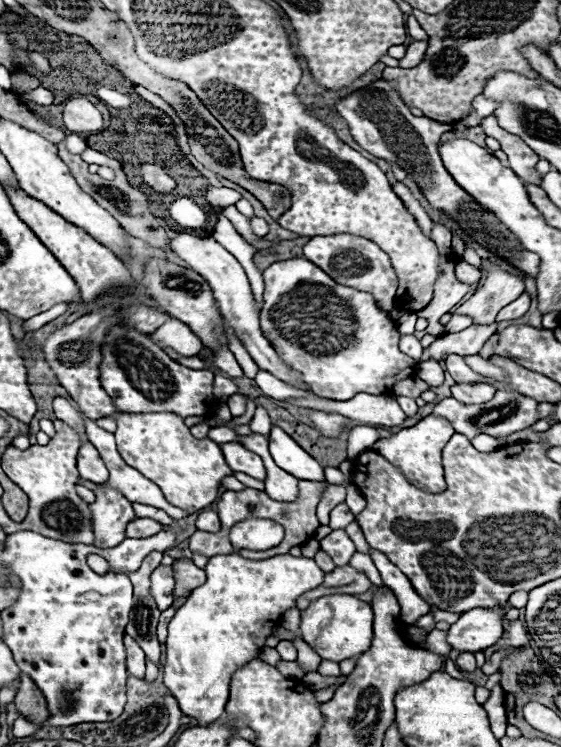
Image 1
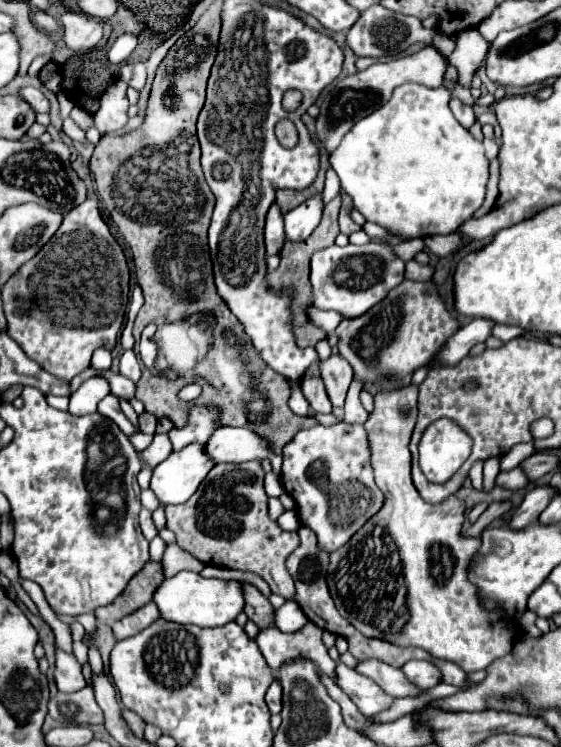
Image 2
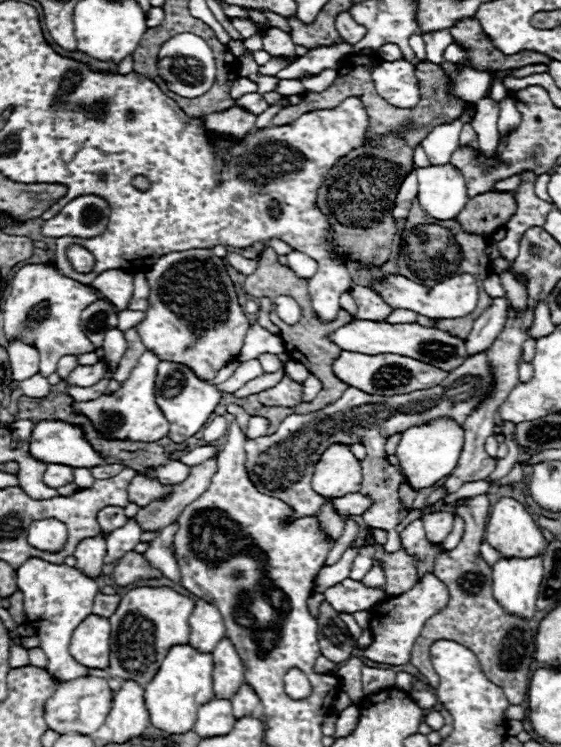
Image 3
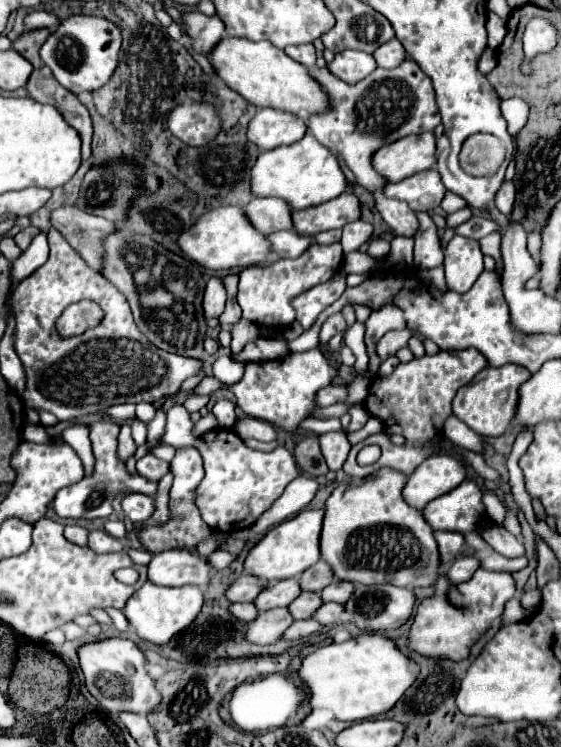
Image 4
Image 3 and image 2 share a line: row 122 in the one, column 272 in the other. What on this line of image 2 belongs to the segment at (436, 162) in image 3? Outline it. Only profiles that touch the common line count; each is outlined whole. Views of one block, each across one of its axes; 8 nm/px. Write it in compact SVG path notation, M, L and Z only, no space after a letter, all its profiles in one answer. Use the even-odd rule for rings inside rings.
M222 426L212 434L206 444L208 454L214 462L248 462L248 460L269 460L272 470L280 474L282 455L274 454L270 442L248 428Z

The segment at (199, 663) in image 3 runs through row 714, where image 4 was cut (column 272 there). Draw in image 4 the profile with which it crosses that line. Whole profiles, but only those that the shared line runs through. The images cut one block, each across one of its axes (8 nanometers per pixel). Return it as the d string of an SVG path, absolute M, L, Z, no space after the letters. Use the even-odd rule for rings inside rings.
M306 134L296 144L262 152L256 160L256 166L252 168L252 194L284 198L292 206L292 210L304 210L328 202L340 196L346 186L348 182L336 154L316 142L316 138L310 134Z

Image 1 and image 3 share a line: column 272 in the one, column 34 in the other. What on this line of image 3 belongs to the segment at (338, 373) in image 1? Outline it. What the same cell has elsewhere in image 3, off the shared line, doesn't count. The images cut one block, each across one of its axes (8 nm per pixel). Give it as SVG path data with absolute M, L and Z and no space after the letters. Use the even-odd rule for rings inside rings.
M26 264L12 278L12 292L4 306L4 336L8 342L20 340L34 346L40 354L40 374L48 378L56 372L62 356L96 350L80 328L82 310L96 300L98 296L90 286L62 276L54 264Z

